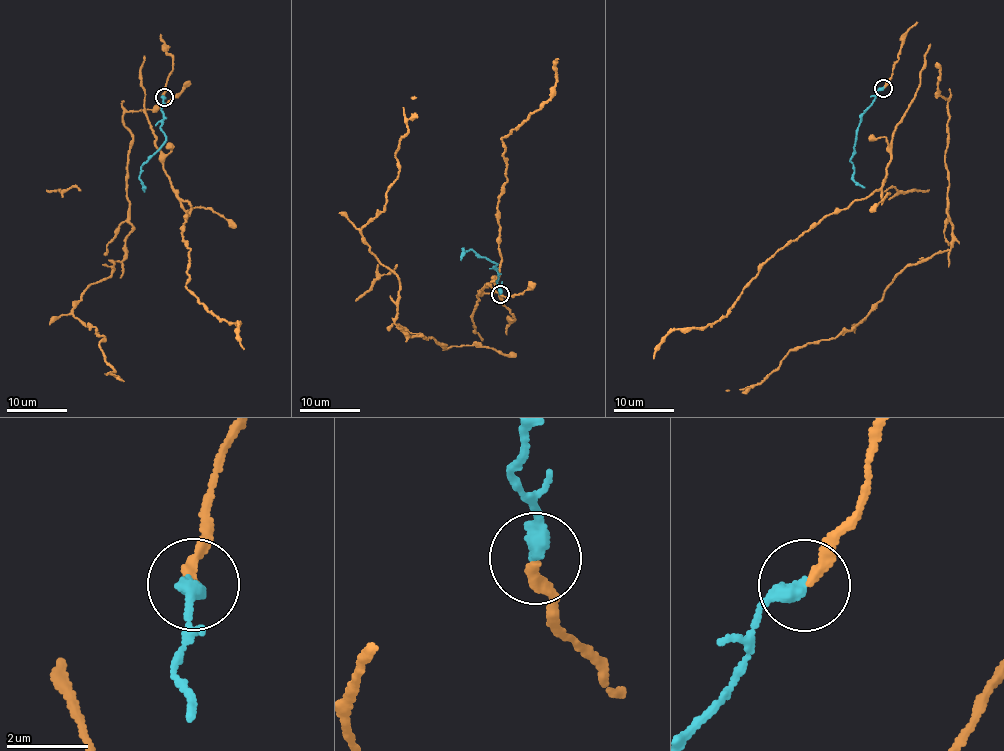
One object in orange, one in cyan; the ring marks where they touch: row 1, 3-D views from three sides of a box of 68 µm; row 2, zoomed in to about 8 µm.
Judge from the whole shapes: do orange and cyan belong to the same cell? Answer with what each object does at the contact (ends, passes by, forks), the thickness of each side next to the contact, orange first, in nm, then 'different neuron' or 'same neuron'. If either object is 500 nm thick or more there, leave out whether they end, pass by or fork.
orange ends; cyan ends; calibres 260 and 400 nm; same neuron

